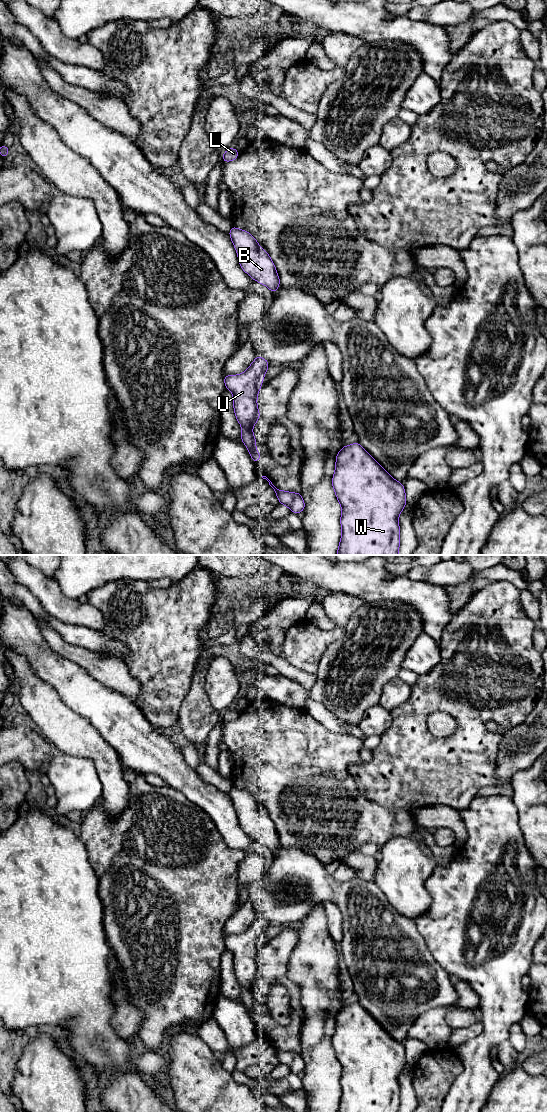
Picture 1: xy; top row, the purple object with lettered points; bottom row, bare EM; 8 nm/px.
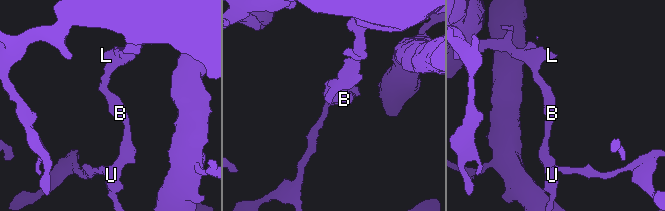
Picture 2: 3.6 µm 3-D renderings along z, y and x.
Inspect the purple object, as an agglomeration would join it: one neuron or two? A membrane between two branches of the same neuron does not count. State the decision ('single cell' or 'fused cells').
fused cells

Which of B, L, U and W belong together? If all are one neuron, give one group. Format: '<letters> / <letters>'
B L U / W

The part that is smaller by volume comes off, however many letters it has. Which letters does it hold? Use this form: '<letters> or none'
W

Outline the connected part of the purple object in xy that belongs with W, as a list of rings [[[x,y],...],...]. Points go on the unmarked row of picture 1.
[[[359,1002],[342,1007],[337,1014],[332,1046],[341,1065],[342,1095],[337,1112],[398,1112],[400,1087],[398,1078],[406,1063],[405,1048],[360,1005]]]

